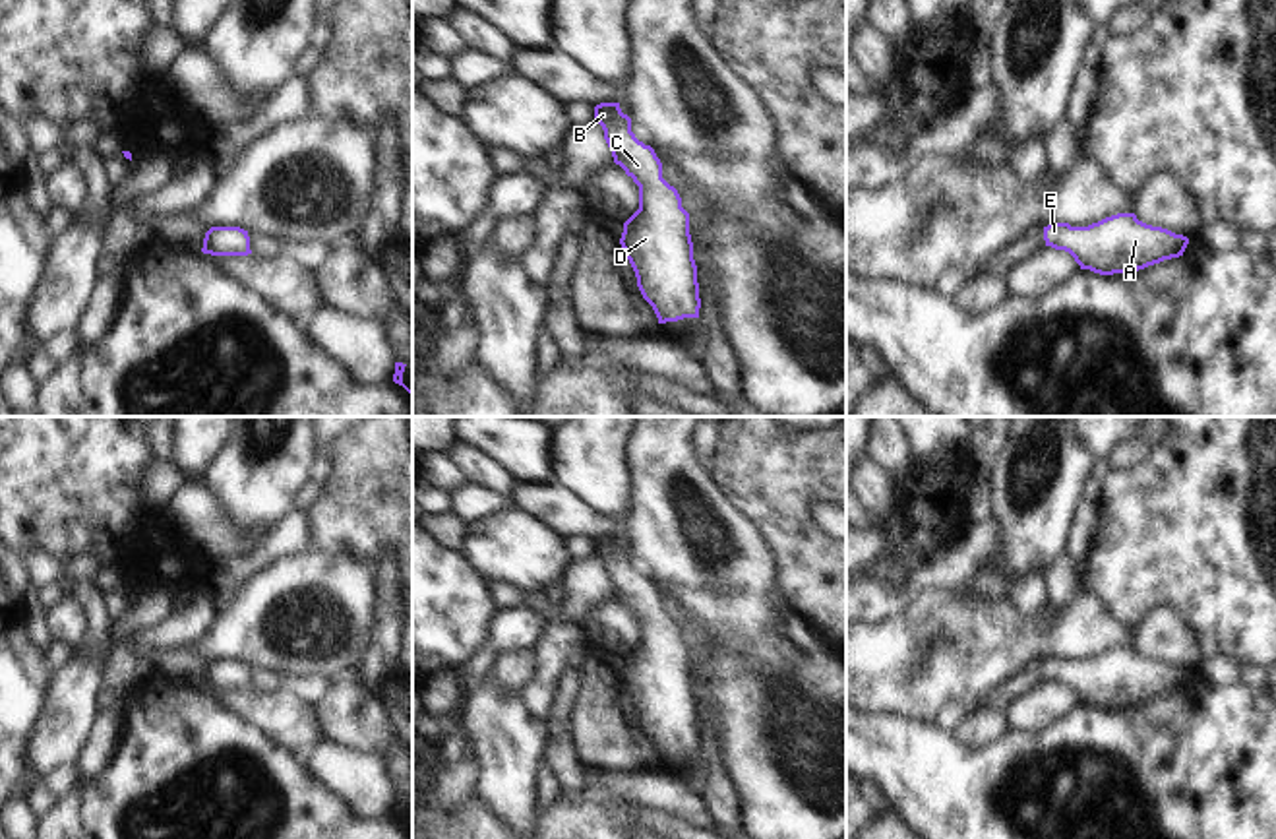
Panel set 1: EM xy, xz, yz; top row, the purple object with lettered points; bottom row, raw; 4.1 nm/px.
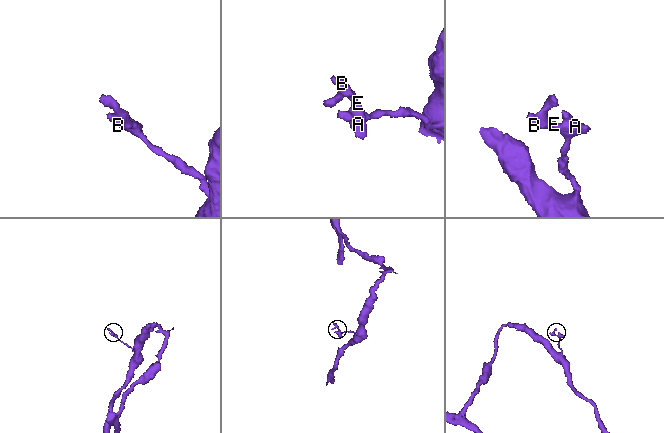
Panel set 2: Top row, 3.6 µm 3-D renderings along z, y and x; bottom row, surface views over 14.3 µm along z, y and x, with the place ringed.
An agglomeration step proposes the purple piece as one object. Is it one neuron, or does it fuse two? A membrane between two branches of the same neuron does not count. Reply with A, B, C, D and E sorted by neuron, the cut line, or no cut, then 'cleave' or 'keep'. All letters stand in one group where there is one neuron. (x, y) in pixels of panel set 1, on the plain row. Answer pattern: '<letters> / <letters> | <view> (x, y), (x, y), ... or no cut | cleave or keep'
A B C D E | no cut | keep

